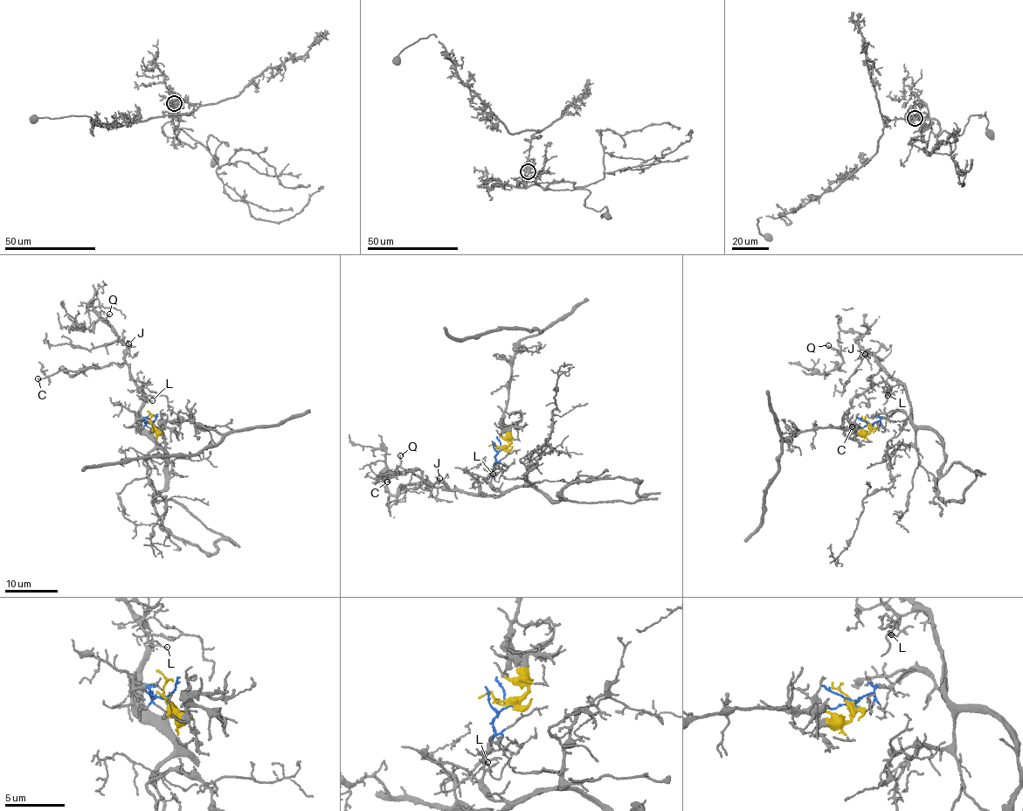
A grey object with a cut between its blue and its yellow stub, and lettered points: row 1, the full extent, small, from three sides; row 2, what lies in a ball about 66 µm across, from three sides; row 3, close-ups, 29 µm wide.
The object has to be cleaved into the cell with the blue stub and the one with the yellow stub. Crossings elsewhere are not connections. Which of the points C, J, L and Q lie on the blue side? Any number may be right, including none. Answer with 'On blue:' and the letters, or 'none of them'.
On blue: C, J, L, Q

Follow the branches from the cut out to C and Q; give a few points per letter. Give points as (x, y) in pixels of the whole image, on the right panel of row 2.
C: (871, 426), (909, 414), (906, 387), (884, 370), (851, 400), (852, 426)
Q: (871, 426), (897, 410), (908, 416), (906, 387), (859, 345), (857, 332), (839, 332), (840, 355), (827, 345)

